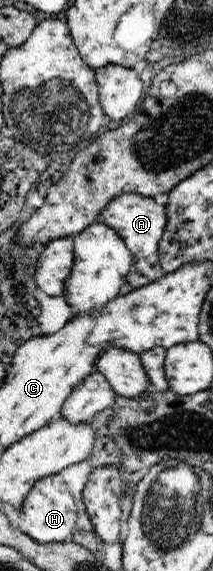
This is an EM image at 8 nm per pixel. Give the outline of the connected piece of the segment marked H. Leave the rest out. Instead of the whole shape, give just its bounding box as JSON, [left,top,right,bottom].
[18,475,78,543]

